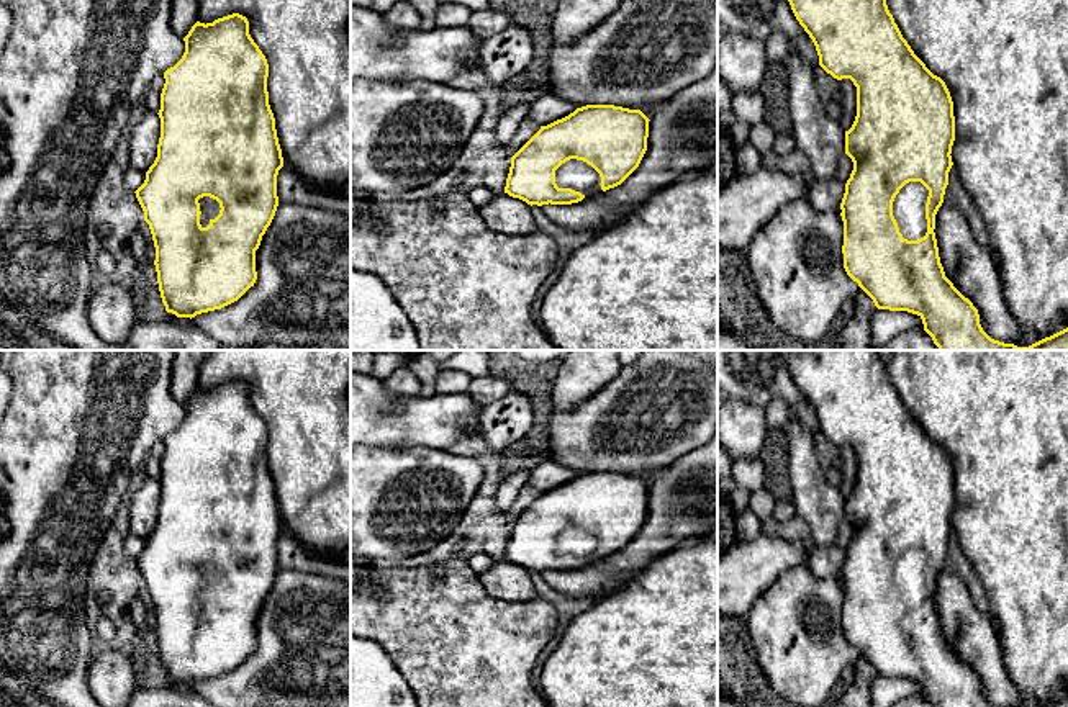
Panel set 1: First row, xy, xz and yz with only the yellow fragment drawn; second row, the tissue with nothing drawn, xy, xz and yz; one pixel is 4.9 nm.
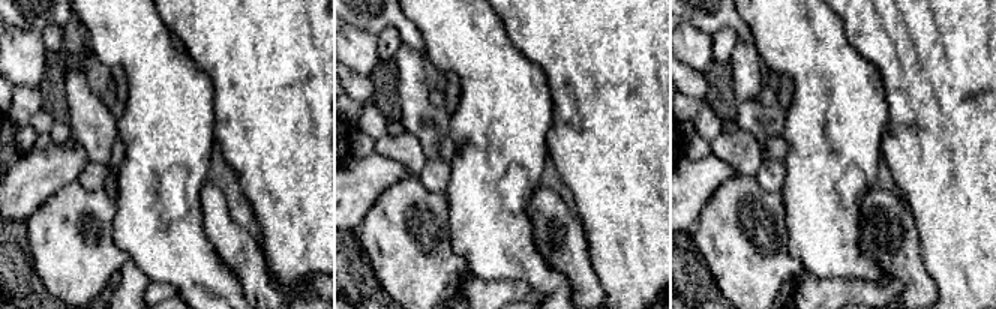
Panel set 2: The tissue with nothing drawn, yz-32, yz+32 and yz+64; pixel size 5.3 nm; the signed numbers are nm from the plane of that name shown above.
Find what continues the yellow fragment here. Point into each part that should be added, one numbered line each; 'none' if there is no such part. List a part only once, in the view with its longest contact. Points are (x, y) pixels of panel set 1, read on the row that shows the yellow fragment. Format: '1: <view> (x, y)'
1: yz (909, 205)

